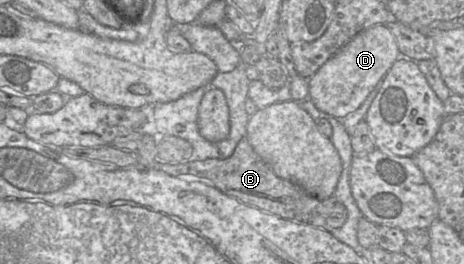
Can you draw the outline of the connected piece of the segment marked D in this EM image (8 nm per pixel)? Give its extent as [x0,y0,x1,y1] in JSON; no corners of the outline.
[308,24,399,118]

